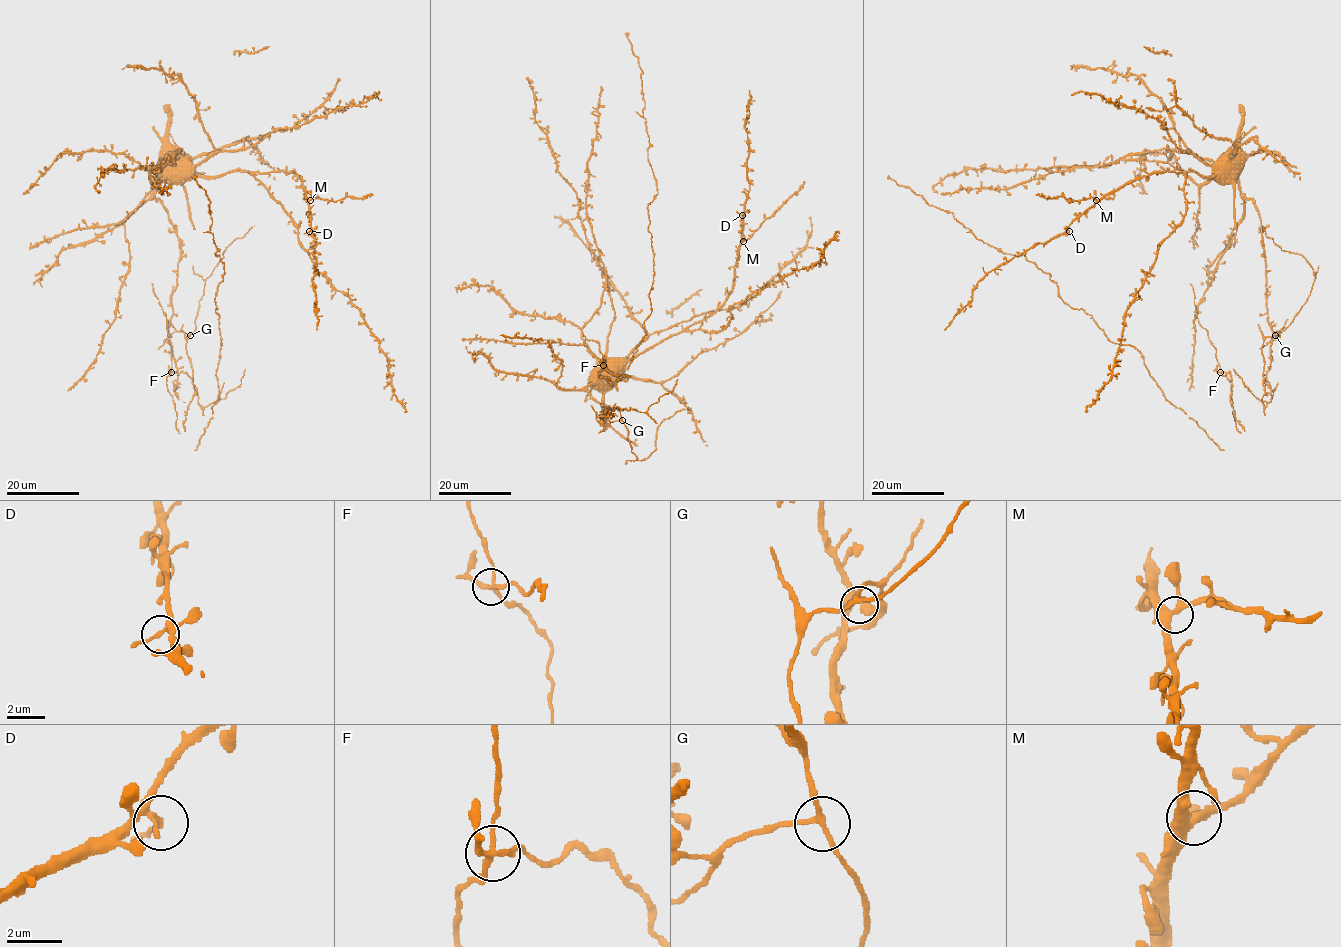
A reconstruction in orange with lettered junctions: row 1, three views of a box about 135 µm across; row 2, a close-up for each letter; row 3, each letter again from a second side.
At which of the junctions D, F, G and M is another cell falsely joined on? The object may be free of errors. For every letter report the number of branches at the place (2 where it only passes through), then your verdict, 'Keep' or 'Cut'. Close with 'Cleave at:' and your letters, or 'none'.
D: Branches: 4. Keep
F: Branches: 4. Cut
G: Branches: 3. Keep
M: Branches: 4. Keep
Cleave at: F

